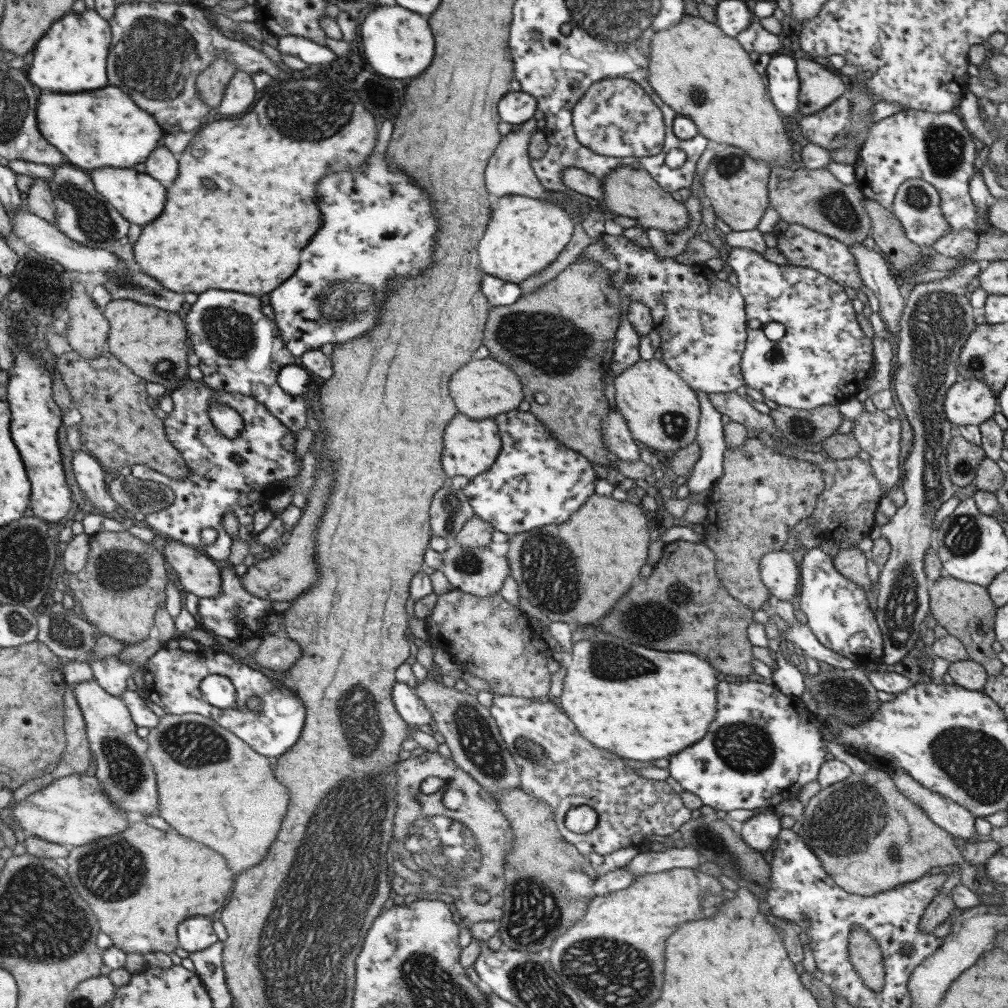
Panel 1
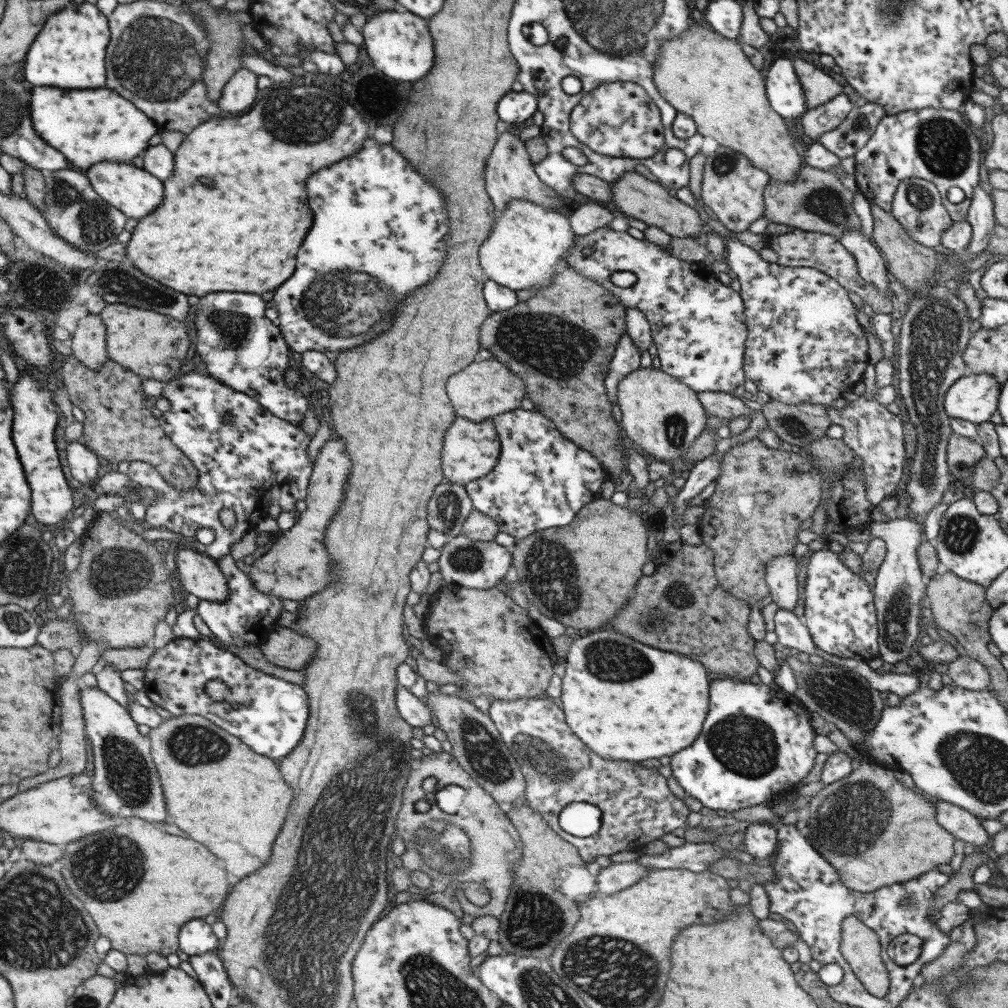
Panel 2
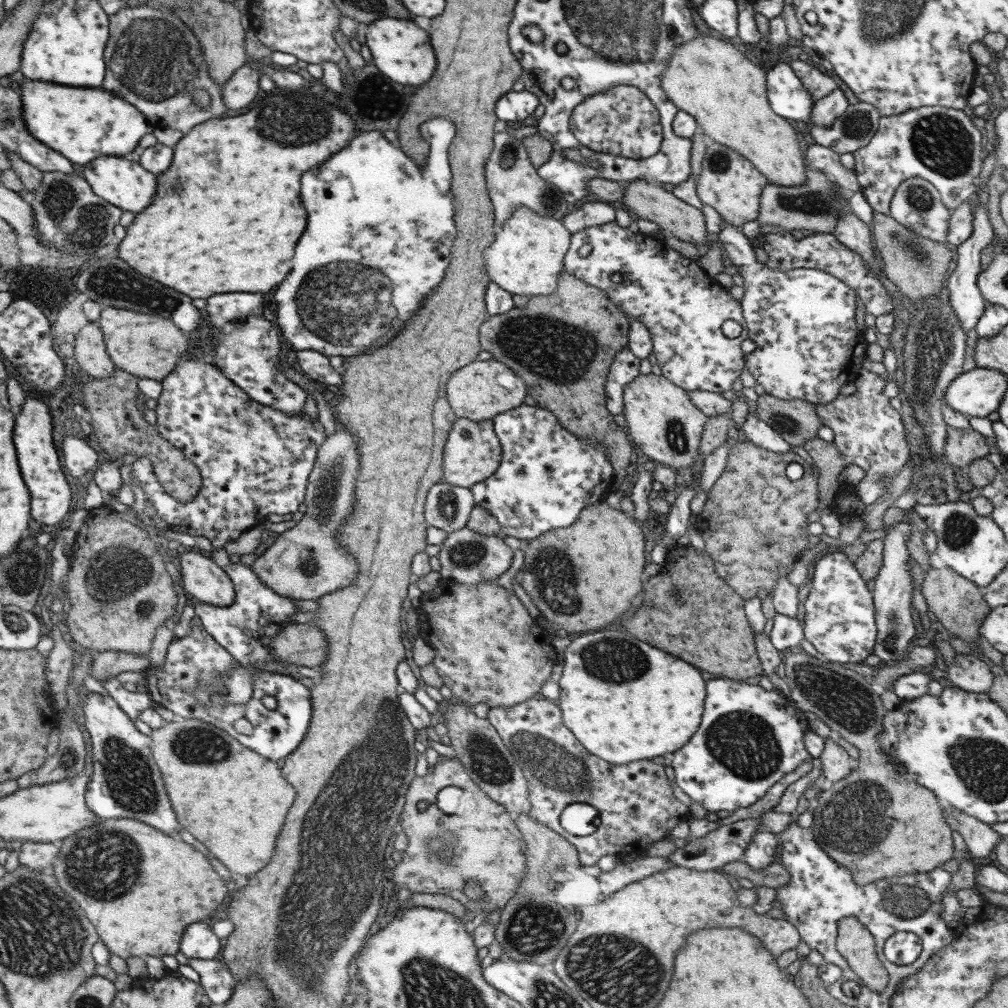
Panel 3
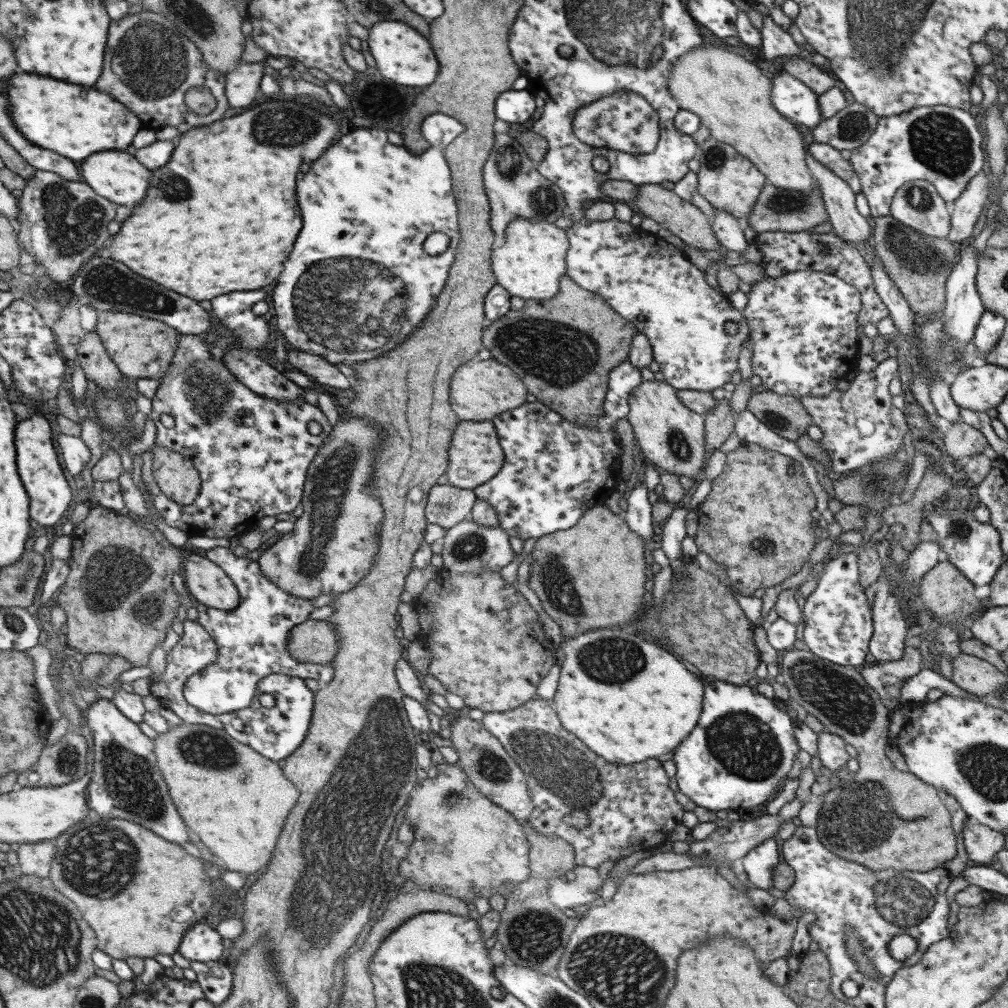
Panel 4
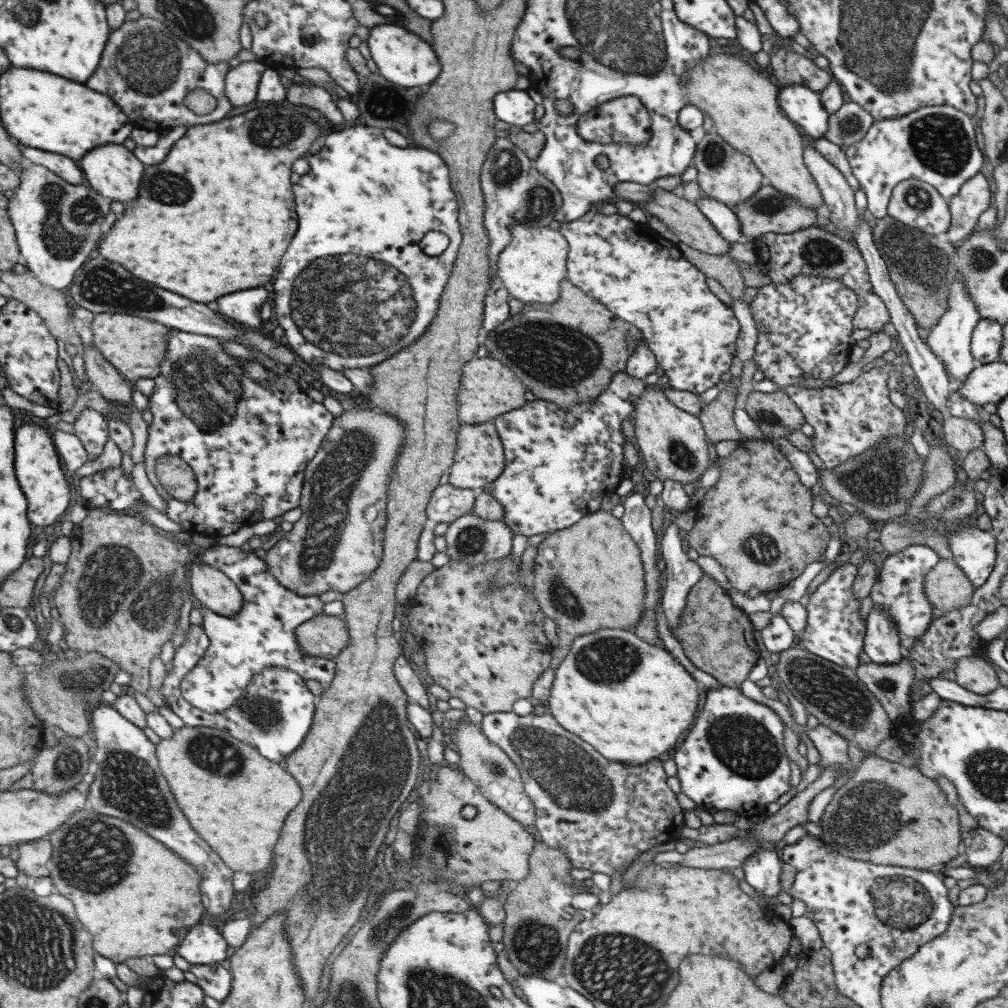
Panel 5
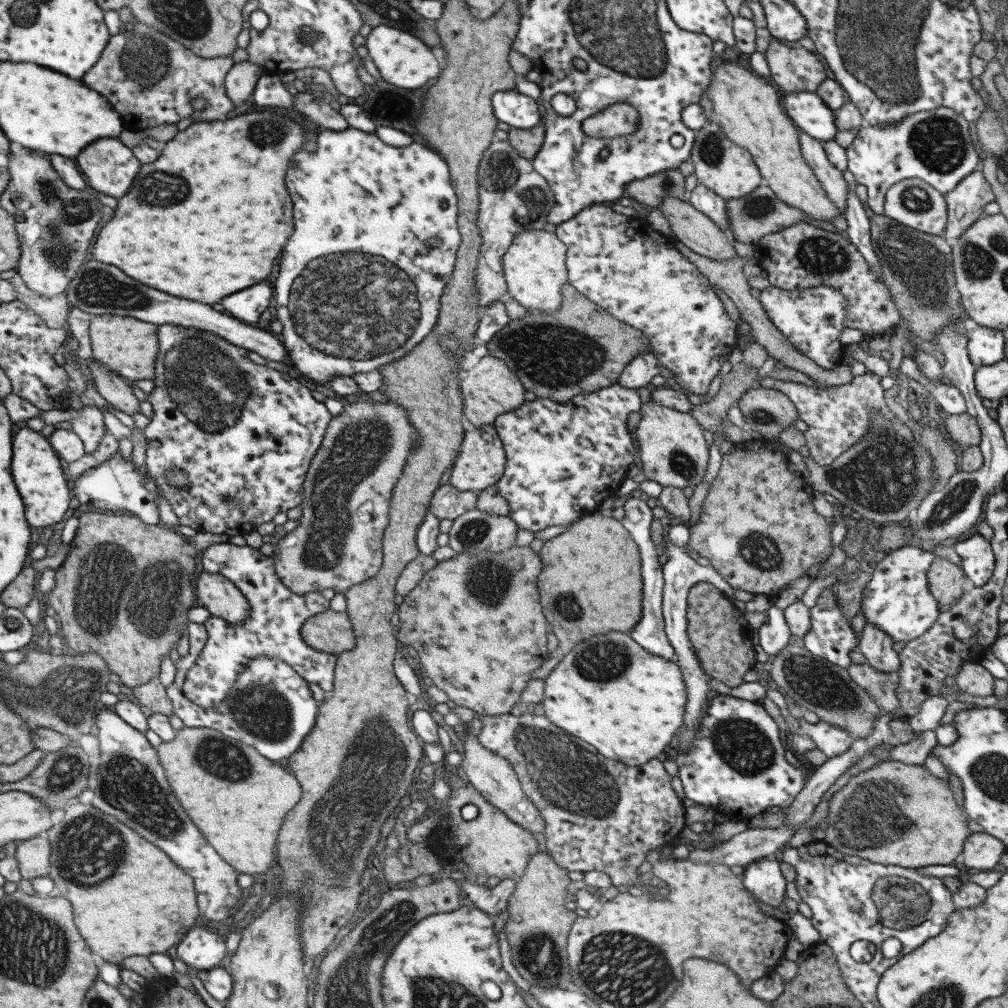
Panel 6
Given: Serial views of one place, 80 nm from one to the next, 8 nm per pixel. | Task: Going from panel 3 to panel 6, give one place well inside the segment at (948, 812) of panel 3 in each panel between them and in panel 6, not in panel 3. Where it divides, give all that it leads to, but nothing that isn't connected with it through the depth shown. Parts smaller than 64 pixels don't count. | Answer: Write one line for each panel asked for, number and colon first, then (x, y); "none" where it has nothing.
4: (981, 843)
5: (982, 848)
6: (980, 851)

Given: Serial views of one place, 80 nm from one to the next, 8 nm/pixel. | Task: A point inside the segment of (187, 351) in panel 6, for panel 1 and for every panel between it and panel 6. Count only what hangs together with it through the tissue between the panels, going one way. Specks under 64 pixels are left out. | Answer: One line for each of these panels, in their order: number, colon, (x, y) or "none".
1: (239, 475)
2: (254, 460)
3: (253, 460)
4: (251, 453)
5: (247, 444)

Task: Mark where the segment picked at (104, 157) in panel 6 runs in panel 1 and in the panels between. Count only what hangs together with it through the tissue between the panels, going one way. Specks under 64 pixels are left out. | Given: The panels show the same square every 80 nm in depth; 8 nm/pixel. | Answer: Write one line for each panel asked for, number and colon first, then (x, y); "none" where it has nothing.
1: (138, 198)
2: (134, 192)
3: (126, 185)
4: (117, 177)
5: (111, 171)

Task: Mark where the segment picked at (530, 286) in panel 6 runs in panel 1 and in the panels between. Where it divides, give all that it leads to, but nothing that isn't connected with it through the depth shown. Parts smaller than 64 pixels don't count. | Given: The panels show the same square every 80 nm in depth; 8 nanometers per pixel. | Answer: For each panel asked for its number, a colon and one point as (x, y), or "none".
1: (523, 235)
2: (522, 250)
3: (526, 255)
4: (529, 262)
5: (531, 267)

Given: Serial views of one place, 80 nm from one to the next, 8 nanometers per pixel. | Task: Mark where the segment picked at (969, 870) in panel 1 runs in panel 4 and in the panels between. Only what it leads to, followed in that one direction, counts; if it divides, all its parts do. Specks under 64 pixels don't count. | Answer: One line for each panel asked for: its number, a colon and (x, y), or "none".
2: (872, 830)
3: (852, 820)
4: (877, 802)

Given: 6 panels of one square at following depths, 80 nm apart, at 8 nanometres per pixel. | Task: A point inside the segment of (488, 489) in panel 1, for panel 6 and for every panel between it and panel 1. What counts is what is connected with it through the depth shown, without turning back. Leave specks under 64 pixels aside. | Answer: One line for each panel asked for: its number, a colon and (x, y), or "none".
2: (541, 479)
3: (546, 475)
4: (553, 470)
5: (558, 464)
6: (562, 460)

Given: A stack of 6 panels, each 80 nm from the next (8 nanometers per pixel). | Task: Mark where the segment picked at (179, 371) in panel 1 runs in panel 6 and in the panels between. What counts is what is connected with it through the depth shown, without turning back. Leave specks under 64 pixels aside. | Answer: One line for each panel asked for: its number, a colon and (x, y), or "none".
2: (152, 346)
3: (145, 346)
4: (140, 348)
5: (135, 348)
6: (128, 347)

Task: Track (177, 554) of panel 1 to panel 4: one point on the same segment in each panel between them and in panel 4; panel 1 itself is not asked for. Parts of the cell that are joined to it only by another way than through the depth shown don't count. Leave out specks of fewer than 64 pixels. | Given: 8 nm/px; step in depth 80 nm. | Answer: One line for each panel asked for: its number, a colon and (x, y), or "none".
2: (199, 575)
3: (202, 579)
4: (208, 584)

